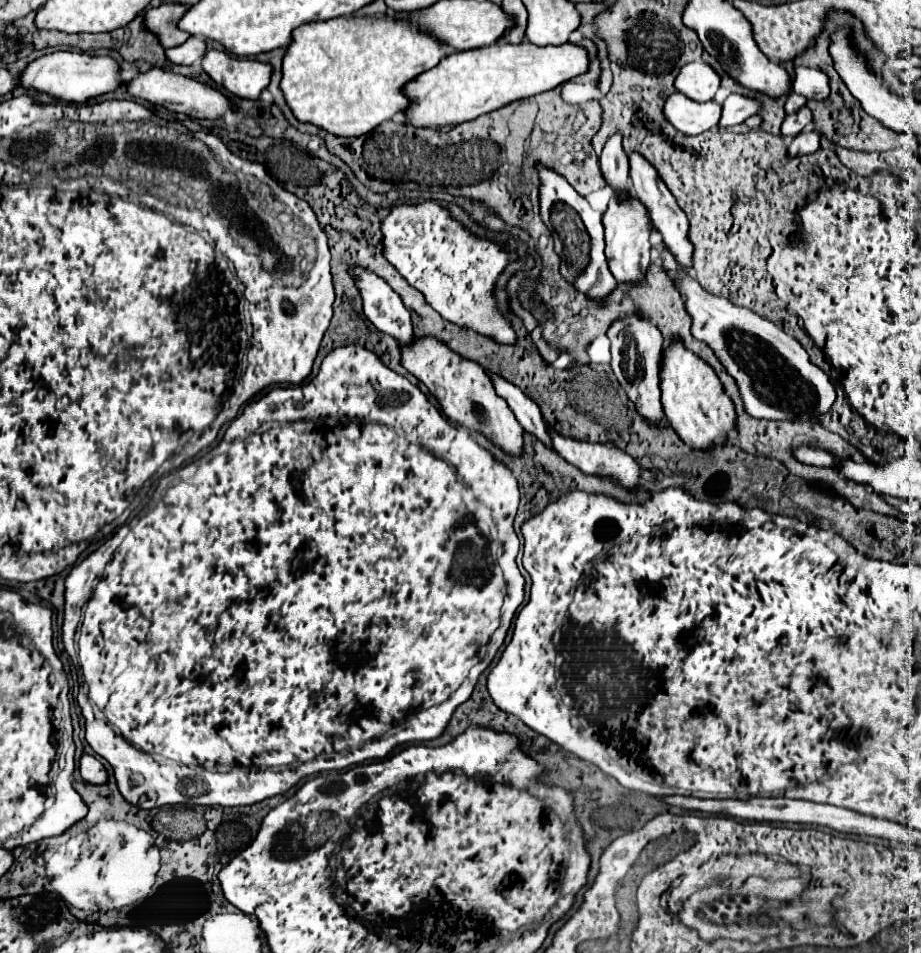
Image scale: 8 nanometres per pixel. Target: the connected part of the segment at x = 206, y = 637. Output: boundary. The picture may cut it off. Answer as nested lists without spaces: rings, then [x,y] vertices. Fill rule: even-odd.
[[[344,345],[344,347],[336,347],[332,349],[322,365],[316,377],[312,377],[308,383],[300,385],[300,387],[276,387],[272,389],[266,397],[262,397],[256,403],[250,403],[242,415],[238,415],[230,427],[226,429],[222,441],[210,449],[208,453],[204,453],[200,459],[194,459],[192,463],[184,465],[176,472],[163,477],[157,489],[155,490],[150,502],[143,509],[143,512],[134,519],[128,535],[122,539],[120,547],[116,547],[112,541],[106,541],[100,549],[96,549],[94,553],[90,553],[82,563],[74,565],[66,577],[66,591],[64,591],[64,625],[62,625],[62,640],[64,649],[69,656],[76,655],[75,634],[80,623],[80,615],[82,615],[82,607],[86,605],[84,611],[84,619],[82,619],[82,627],[80,627],[80,639],[78,639],[78,651],[80,651],[80,667],[84,673],[84,681],[88,685],[88,693],[80,695],[80,709],[82,715],[86,719],[86,741],[90,743],[90,747],[104,757],[112,771],[114,771],[114,779],[118,785],[118,791],[122,793],[122,797],[130,803],[136,805],[140,809],[154,809],[154,807],[162,807],[162,805],[222,805],[222,807],[240,807],[240,805],[252,805],[252,803],[260,803],[268,797],[274,795],[282,795],[286,793],[290,787],[294,787],[300,779],[314,775],[314,773],[322,773],[322,771],[336,771],[336,769],[344,769],[356,763],[364,763],[364,761],[372,761],[372,759],[382,759],[390,753],[390,749],[394,749],[396,745],[402,743],[412,743],[412,741],[430,741],[442,735],[442,731],[446,729],[454,709],[464,703],[476,686],[480,673],[483,673],[491,664],[494,656],[498,651],[498,647],[504,643],[506,631],[509,630],[512,618],[515,615],[518,605],[524,600],[524,577],[520,573],[516,561],[516,556],[520,548],[520,541],[514,530],[514,519],[516,509],[520,503],[520,491],[518,491],[518,481],[514,477],[514,473],[502,463],[498,461],[488,449],[480,447],[476,443],[476,439],[472,439],[468,435],[466,429],[460,429],[456,425],[452,425],[428,399],[426,395],[412,385],[406,377],[394,373],[392,369],[388,369],[378,355],[374,355],[372,351],[360,347],[360,345]],[[296,403],[302,403],[302,407],[294,407]],[[270,405],[278,405],[276,411],[270,411]],[[498,540],[504,547],[504,569],[496,567],[496,553],[498,553]]]

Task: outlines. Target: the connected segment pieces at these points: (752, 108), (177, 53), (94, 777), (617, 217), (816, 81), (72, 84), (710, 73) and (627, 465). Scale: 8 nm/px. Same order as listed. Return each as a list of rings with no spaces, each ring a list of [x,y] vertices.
[[[734,93],[724,101],[724,117],[720,119],[718,127],[730,127],[730,125],[744,123],[748,117],[758,115],[760,109],[762,109],[760,101]]]
[[[190,37],[186,43],[166,49],[166,55],[176,65],[192,65],[200,61],[206,53],[206,41],[204,37]]]
[[[82,755],[78,769],[80,769],[80,777],[82,777],[86,783],[102,785],[102,783],[106,783],[106,779],[108,779],[104,765],[102,765],[96,757],[92,757],[92,755]]]
[[[618,193],[612,195],[606,213],[602,215],[602,223],[604,223],[604,231],[606,231],[606,257],[608,257],[608,265],[610,271],[614,275],[614,279],[620,281],[630,281],[636,283],[636,279],[644,277],[644,271],[650,265],[650,235],[654,231],[648,211],[642,205],[642,201],[634,195],[628,197],[620,197]]]
[[[796,67],[796,79],[792,85],[794,93],[806,99],[826,99],[828,97],[828,77],[826,73],[810,67]]]
[[[56,51],[50,55],[44,55],[36,61],[32,61],[20,79],[20,85],[34,87],[40,93],[48,93],[52,97],[64,99],[64,101],[76,101],[86,103],[90,99],[102,97],[106,93],[114,93],[118,87],[124,87],[126,81],[120,77],[120,65],[112,57],[96,57],[88,53],[78,51]]]
[[[702,59],[684,65],[676,77],[676,89],[694,101],[714,99],[720,87],[720,75]]]
[[[546,423],[548,435],[552,439],[552,447],[558,455],[562,455],[568,463],[578,467],[588,475],[606,475],[614,477],[622,487],[632,489],[638,485],[638,463],[612,441],[608,443],[590,443],[560,435]]]

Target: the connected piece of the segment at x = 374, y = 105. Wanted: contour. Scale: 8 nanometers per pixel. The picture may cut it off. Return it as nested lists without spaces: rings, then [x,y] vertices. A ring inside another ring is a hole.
[[[408,13],[382,17],[342,15],[326,21],[304,23],[296,29],[296,43],[292,43],[284,55],[280,87],[298,121],[314,123],[338,137],[354,137],[376,129],[396,113],[404,113],[410,107],[410,99],[404,95],[404,85],[436,67],[446,55],[450,55],[450,49],[434,35],[412,25],[408,21]]]

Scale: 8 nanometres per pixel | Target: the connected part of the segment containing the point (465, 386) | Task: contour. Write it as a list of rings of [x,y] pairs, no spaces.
[[[414,337],[410,343],[398,343],[398,345],[402,355],[400,359],[402,367],[430,389],[430,393],[438,399],[448,419],[456,419],[462,427],[484,433],[504,451],[512,455],[520,455],[522,425],[516,421],[506,401],[496,395],[492,381],[478,363],[452,351],[444,341],[436,337]]]

